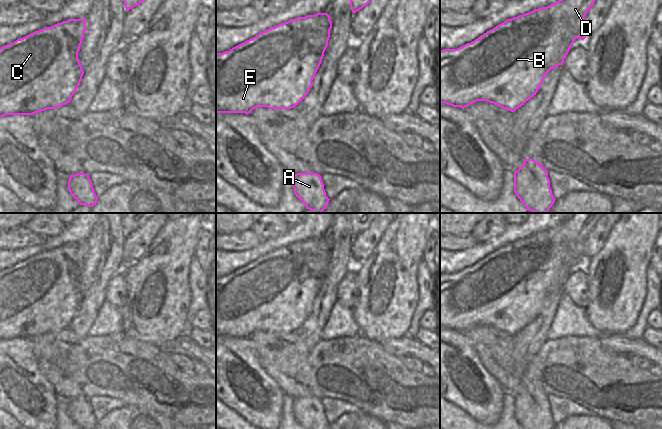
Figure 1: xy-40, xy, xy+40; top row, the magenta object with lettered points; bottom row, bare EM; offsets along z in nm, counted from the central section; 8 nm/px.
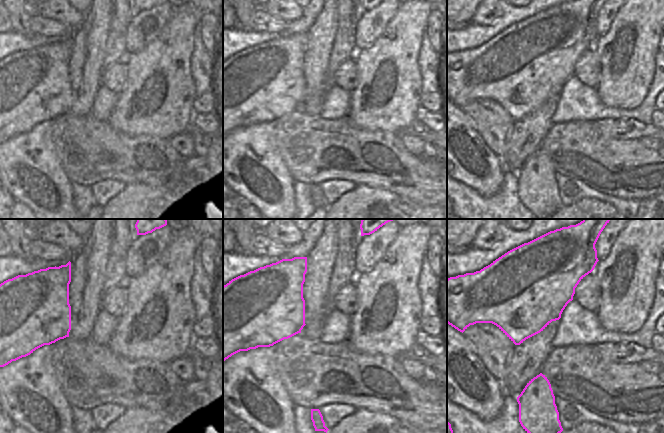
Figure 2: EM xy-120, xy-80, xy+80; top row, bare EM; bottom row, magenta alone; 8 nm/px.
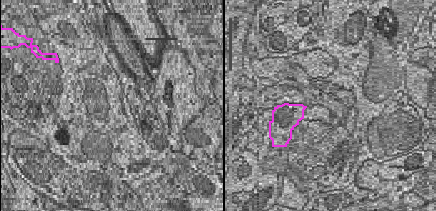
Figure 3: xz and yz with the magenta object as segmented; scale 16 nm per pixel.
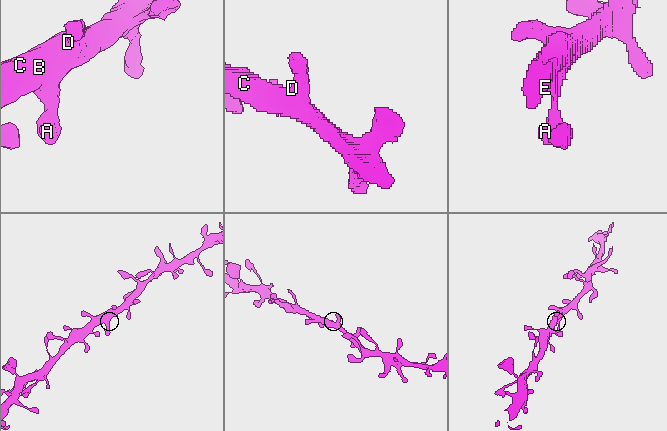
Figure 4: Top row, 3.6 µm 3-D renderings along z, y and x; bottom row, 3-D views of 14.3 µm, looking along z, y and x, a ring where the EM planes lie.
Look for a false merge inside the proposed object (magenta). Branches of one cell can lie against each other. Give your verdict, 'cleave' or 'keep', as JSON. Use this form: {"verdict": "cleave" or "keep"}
{"verdict": "keep"}

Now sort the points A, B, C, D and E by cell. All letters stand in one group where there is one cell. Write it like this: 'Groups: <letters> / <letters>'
Groups: A B C D E

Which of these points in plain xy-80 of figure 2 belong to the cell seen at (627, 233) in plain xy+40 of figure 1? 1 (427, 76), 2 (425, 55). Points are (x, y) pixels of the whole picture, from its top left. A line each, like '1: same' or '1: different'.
1: different
2: different

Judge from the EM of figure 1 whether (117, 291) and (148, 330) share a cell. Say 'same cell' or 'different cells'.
different cells

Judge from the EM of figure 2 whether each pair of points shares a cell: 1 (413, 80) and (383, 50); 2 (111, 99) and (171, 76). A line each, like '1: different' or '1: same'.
1: same
2: different

